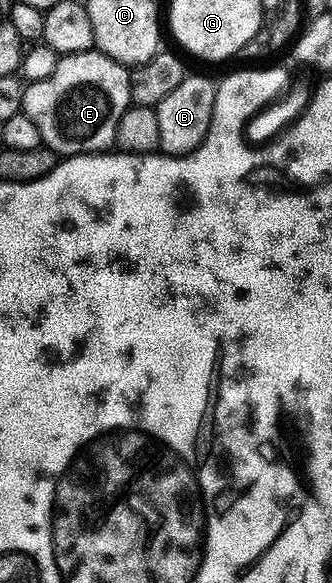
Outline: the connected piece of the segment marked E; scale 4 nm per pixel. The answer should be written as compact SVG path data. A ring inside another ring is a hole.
M98 50L61 56L50 78L31 81L24 88L24 96L20 100L26 118L38 126L43 147L54 149L64 158L109 151L116 142L118 122L131 104L132 82L129 69Z

